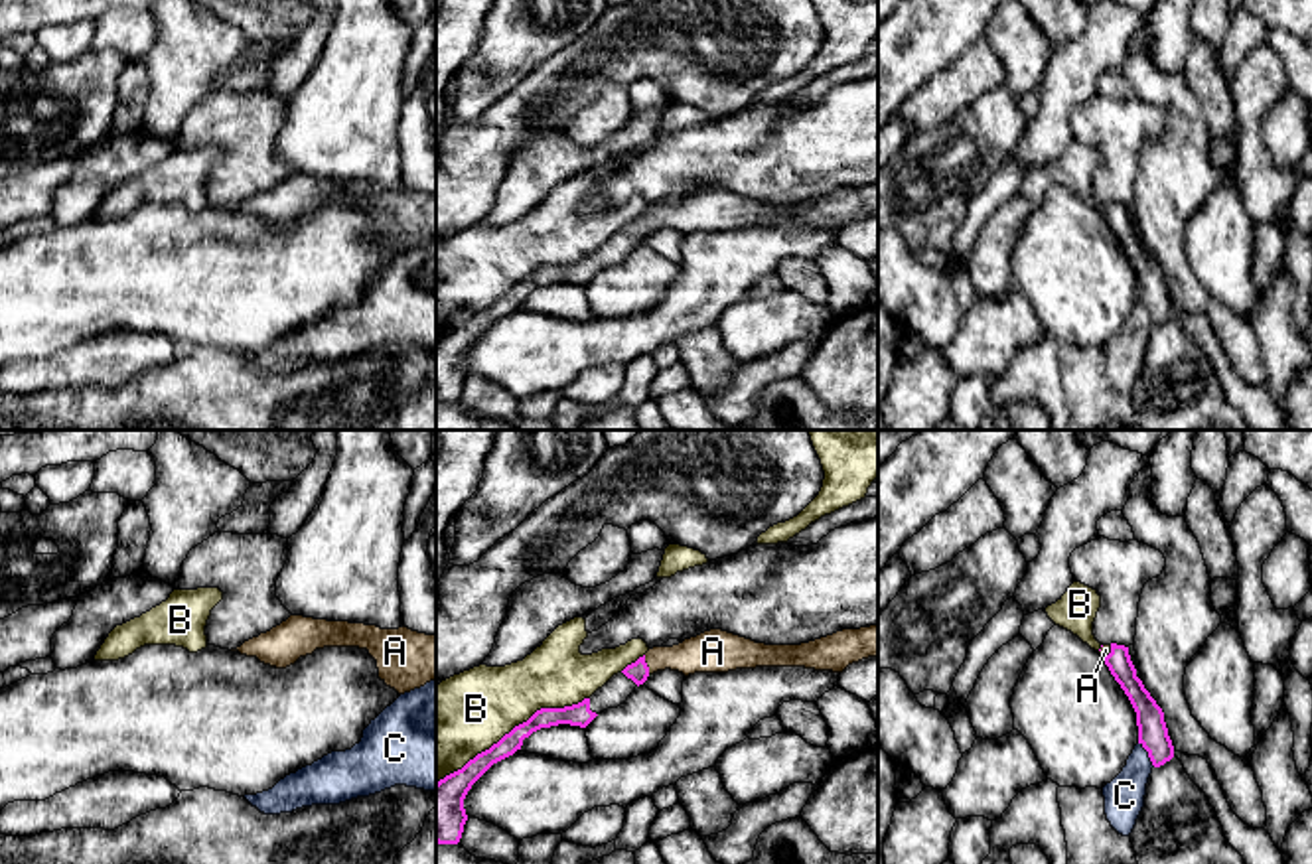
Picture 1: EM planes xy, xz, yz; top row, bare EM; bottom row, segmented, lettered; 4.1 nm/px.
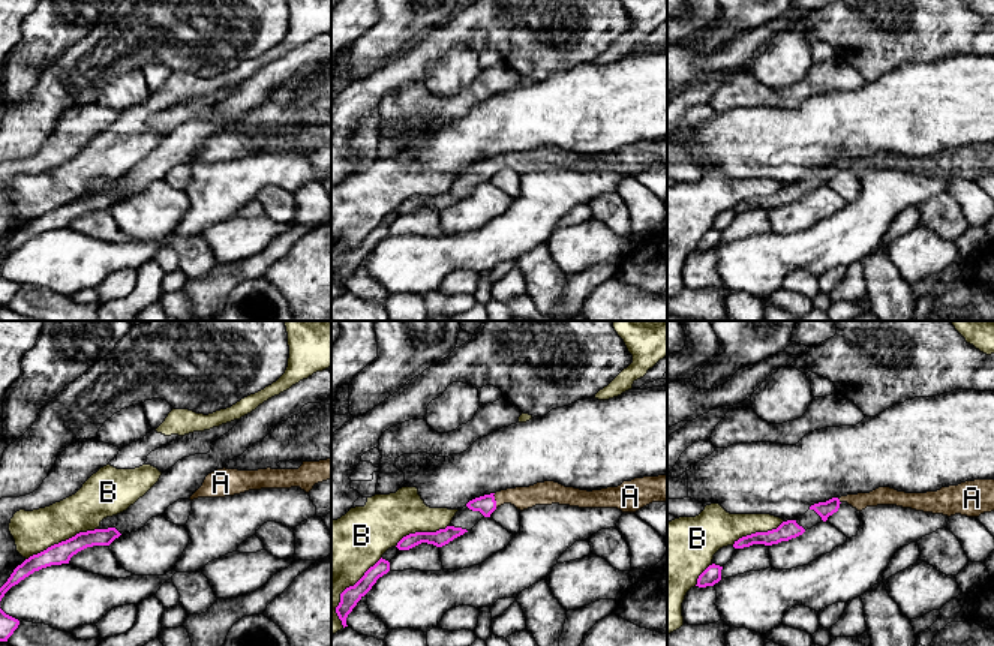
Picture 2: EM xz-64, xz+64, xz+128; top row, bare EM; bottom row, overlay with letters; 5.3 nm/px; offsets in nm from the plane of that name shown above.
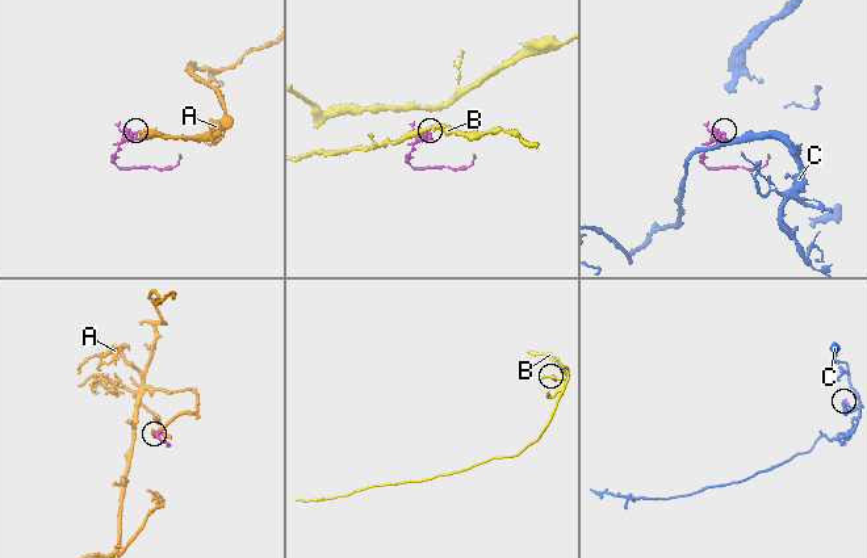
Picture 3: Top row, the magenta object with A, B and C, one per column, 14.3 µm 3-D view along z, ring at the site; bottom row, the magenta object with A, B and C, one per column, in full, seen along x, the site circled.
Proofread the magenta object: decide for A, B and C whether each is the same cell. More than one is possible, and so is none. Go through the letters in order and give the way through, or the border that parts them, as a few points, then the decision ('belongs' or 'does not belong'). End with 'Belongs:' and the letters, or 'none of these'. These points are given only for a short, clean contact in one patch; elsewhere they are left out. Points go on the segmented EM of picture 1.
A: belongs
B: does not belong
C: does not belong
Belongs: A

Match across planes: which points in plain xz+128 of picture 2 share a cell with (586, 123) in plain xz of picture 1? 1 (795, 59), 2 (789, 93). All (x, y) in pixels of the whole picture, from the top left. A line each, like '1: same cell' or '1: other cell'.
1: same cell
2: other cell

